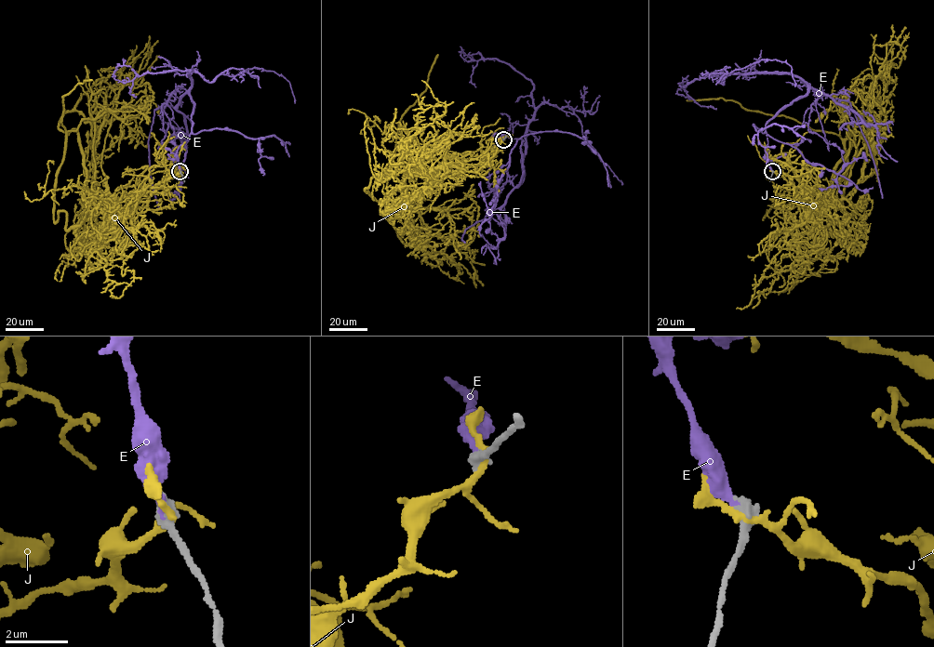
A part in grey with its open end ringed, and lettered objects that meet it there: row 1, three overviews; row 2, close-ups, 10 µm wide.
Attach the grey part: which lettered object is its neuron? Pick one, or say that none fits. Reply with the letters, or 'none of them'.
E

